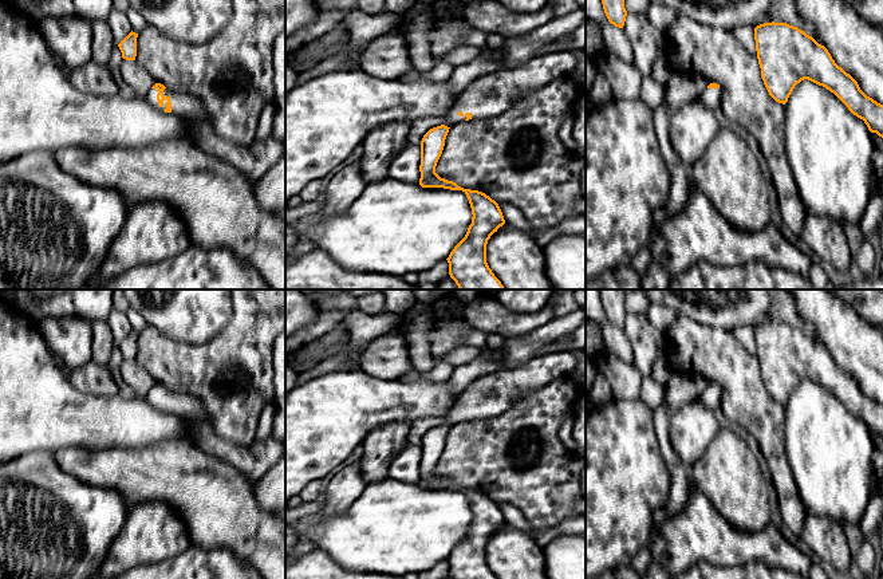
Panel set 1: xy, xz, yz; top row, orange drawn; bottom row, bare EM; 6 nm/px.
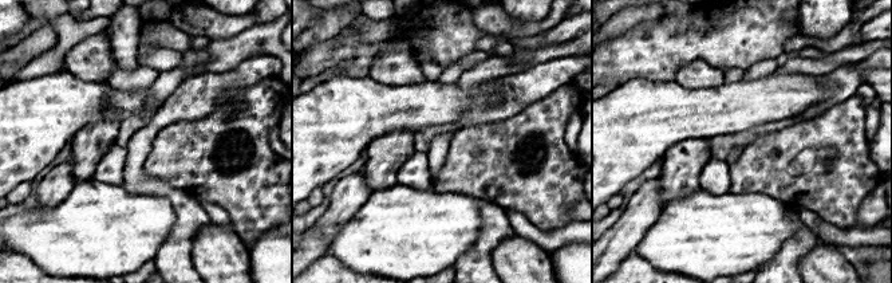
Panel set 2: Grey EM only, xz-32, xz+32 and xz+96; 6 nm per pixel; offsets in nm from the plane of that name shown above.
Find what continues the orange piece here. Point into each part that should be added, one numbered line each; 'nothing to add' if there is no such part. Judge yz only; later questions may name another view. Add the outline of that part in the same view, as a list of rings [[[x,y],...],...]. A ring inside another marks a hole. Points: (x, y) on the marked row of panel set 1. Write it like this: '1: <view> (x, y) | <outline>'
1: yz (710, 97) | [[[706,88],[695,101],[702,102],[710,109],[717,109],[721,105],[721,88]]]

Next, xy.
1: xy (152, 97) | [[[151,88],[147,94],[147,96],[145,98],[151,106],[154,106],[155,109],[158,110],[165,110],[166,109],[166,99],[163,101],[163,105],[159,106],[158,105],[158,101],[157,101],[157,94],[158,94],[158,90],[157,88]]]

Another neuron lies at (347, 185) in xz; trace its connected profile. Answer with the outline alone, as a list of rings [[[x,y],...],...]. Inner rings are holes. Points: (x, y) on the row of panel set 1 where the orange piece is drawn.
[[[354,162],[336,173],[326,186],[327,198],[319,212],[334,216],[346,210],[364,190],[360,164]]]

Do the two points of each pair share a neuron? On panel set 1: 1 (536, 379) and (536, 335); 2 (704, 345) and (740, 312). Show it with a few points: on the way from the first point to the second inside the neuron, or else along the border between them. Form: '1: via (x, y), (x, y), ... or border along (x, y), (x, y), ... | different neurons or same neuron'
1: border along (535, 355), (516, 367), (505, 367) | different neurons
2: border along (692, 320), (705, 326), (721, 327), (730, 333) | different neurons

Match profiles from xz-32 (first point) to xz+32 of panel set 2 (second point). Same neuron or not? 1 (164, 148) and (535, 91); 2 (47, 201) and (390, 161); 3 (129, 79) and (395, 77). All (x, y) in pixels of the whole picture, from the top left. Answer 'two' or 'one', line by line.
1: two
2: two
3: two

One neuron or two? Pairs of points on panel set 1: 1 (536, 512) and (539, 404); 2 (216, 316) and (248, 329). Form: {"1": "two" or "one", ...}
{"1": "one", "2": "two"}

